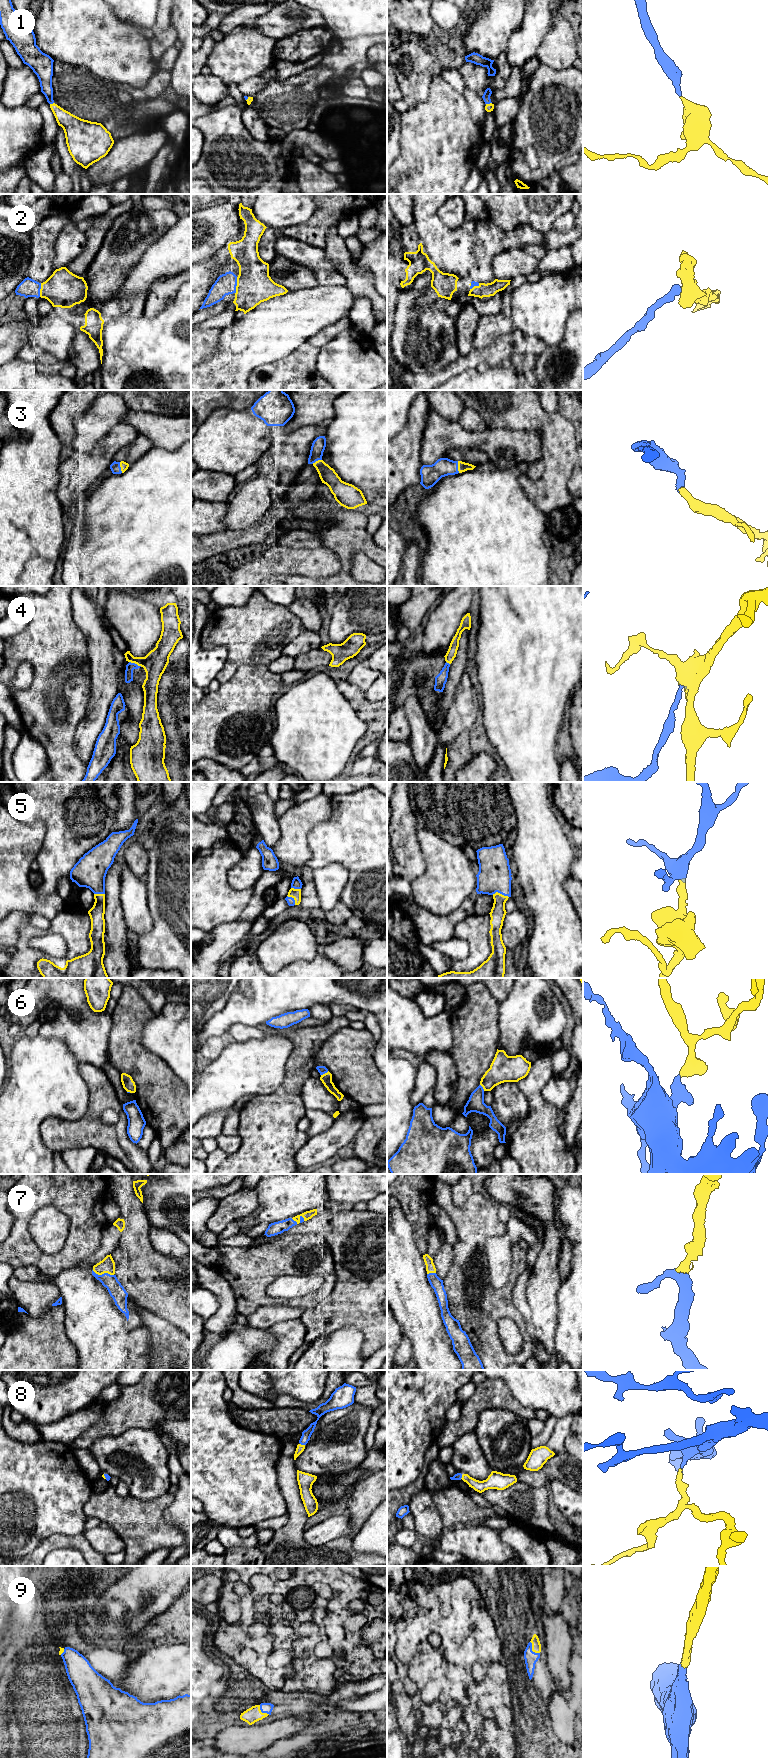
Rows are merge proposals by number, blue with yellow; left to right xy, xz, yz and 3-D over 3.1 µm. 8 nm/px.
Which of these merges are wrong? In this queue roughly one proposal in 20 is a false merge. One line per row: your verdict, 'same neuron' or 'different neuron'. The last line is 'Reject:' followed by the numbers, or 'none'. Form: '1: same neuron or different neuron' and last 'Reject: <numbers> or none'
1: same neuron
2: same neuron
3: same neuron
4: same neuron
5: same neuron
6: same neuron
7: same neuron
8: same neuron
9: same neuron
Reject: none

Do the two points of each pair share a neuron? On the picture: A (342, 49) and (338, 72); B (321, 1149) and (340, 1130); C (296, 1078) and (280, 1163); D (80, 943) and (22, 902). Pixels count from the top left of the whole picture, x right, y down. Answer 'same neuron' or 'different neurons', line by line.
A: same neuron
B: same neuron
C: same neuron
D: different neurons

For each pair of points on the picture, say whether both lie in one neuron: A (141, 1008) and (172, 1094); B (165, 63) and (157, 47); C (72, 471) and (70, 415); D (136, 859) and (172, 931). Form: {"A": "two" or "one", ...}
{"A": "one", "B": "two", "C": "two", "D": "two"}

